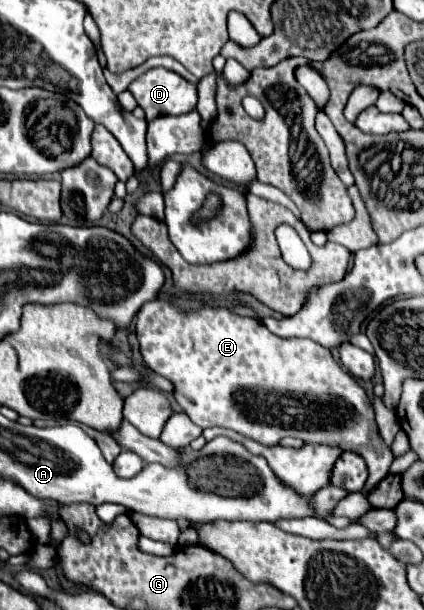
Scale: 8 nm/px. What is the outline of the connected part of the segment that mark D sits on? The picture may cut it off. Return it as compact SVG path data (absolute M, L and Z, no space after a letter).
M162 67L140 75L130 83L128 89L144 109L146 121L152 121L160 115L188 113L188 109L194 109L198 103L196 85Z

